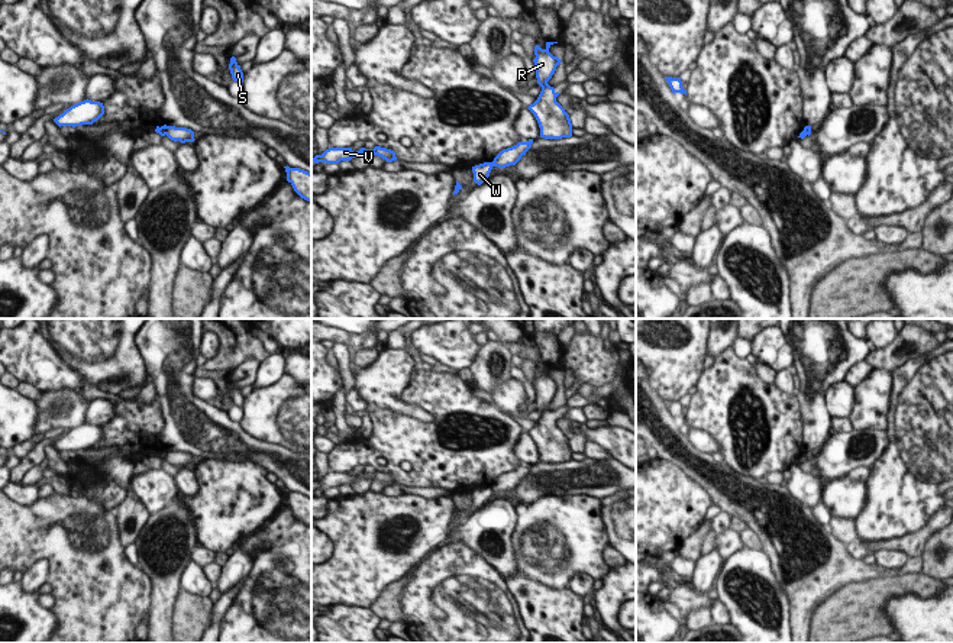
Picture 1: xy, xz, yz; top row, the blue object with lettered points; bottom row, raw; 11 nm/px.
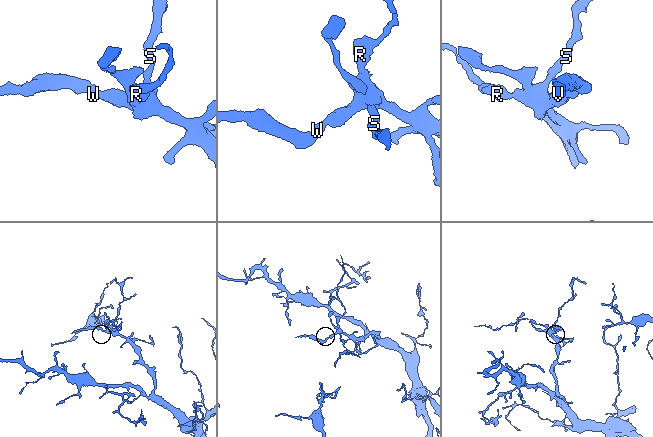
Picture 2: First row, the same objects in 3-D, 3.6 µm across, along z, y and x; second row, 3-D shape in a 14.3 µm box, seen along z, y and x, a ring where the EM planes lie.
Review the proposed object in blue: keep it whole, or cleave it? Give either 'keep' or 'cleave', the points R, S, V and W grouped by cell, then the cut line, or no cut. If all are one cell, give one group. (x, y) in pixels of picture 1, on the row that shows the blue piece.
cleave | R S / V W | xz (490, 162), (493, 165)

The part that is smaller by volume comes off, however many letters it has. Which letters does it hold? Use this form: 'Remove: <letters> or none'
Remove: V, W

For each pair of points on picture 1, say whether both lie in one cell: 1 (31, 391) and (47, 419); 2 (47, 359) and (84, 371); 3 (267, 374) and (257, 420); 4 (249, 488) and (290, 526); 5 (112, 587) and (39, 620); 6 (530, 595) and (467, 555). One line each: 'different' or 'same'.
1: different
2: different
3: different
4: different
5: different
6: different

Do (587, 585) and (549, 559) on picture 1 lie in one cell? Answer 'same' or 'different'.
different

